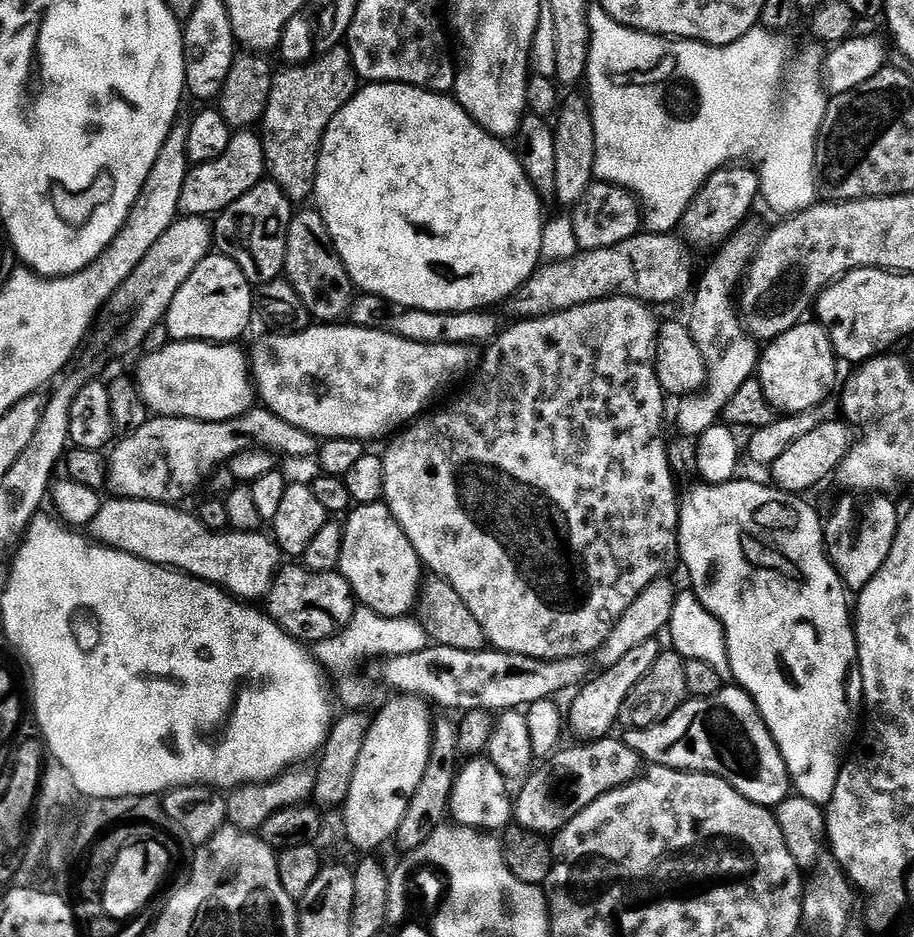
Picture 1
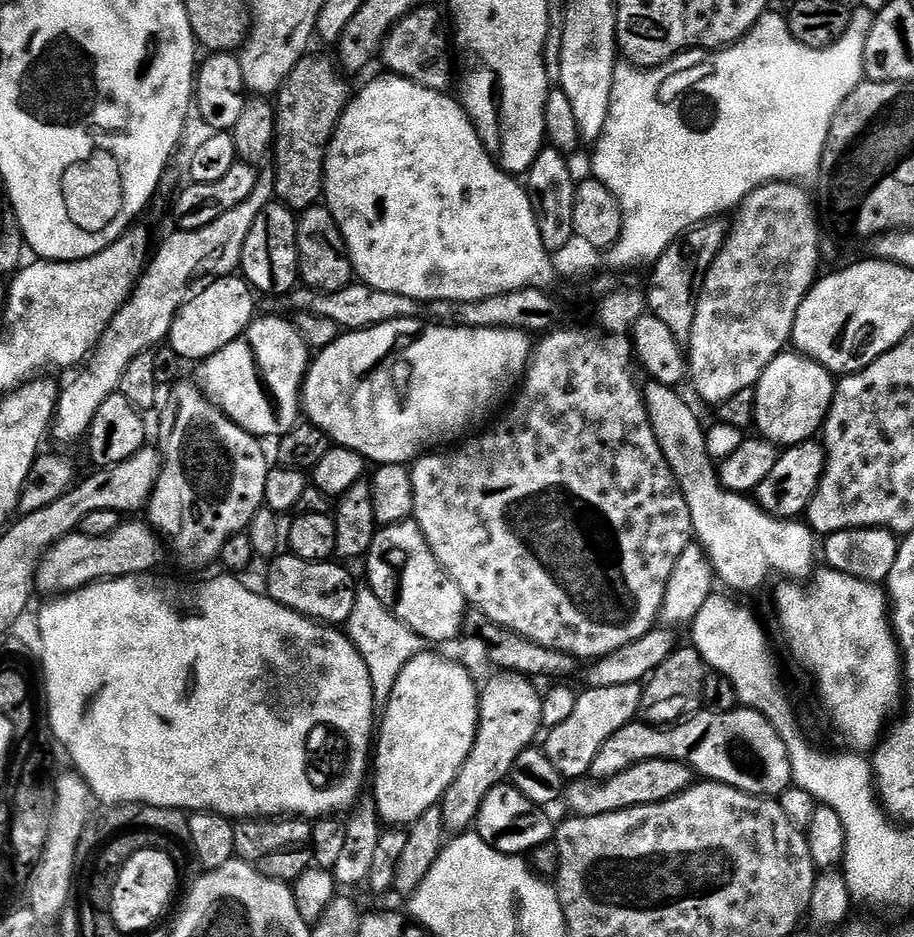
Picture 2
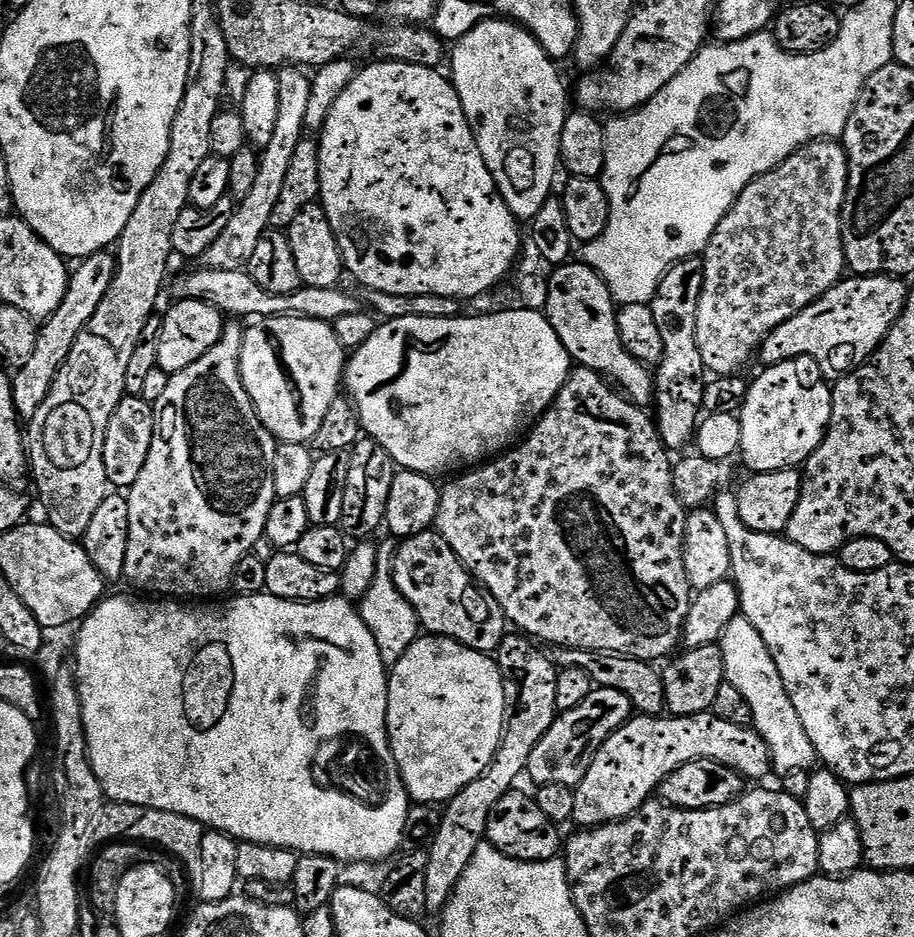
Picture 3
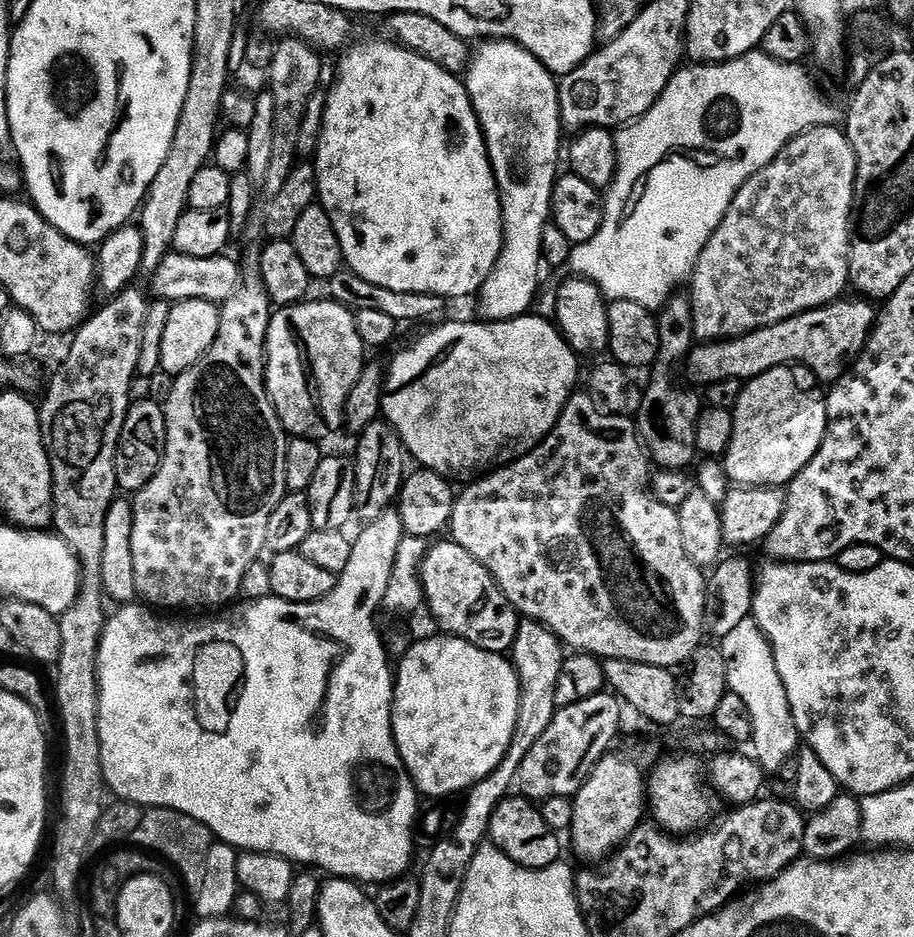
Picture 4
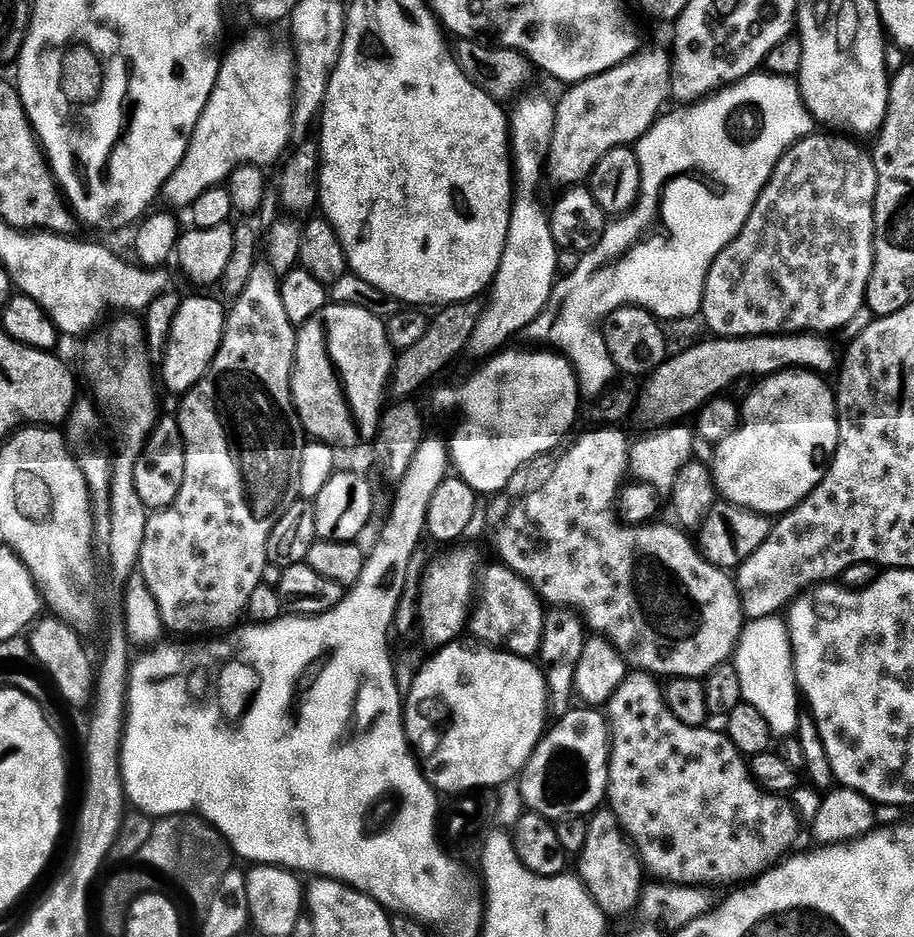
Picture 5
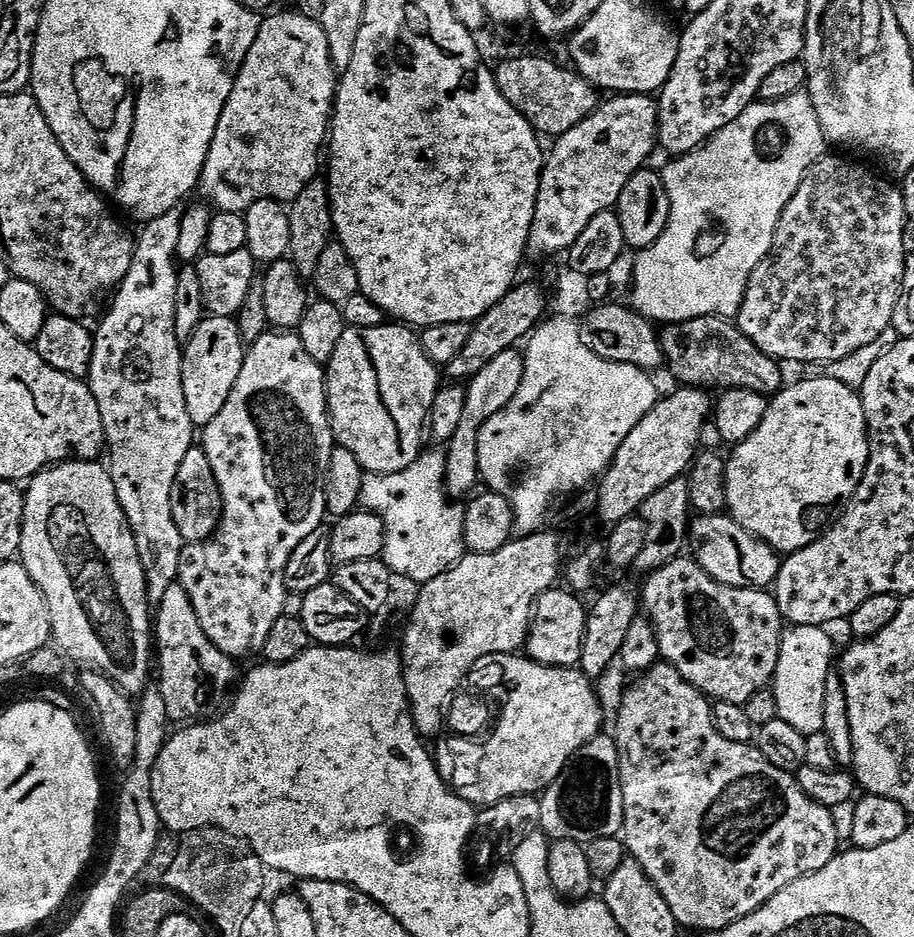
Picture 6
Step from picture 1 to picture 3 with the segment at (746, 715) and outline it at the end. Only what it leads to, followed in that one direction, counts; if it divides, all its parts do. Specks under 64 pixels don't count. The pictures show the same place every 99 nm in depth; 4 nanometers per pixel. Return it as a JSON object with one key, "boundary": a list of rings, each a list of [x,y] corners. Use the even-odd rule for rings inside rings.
{"boundary":[[[711,711],[697,716],[672,716],[664,720],[663,715],[646,716],[633,715],[632,719],[622,725],[617,732],[610,734],[610,738],[598,750],[598,754],[590,762],[590,770],[586,770],[586,778],[576,785],[576,801],[572,820],[581,829],[596,828],[599,824],[612,824],[615,820],[625,820],[649,799],[648,795],[659,789],[660,783],[686,762],[691,760],[713,760],[722,766],[728,766],[745,781],[760,780],[772,772],[774,752],[767,740],[760,735],[755,727],[726,722],[722,718],[712,715]]]}

